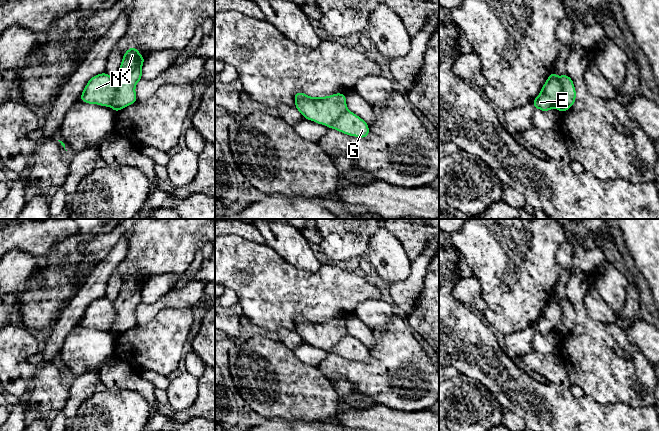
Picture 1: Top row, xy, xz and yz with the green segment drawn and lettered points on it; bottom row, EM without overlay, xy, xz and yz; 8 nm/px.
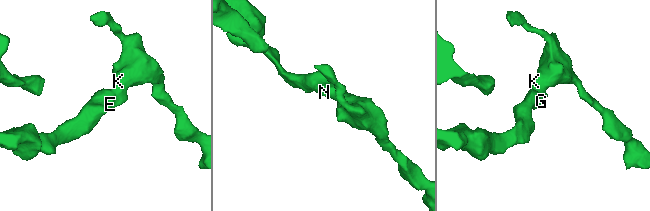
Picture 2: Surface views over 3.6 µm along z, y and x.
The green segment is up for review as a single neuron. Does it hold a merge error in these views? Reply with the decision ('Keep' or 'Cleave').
Cleave

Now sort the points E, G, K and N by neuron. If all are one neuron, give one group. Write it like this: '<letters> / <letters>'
E N / G K

